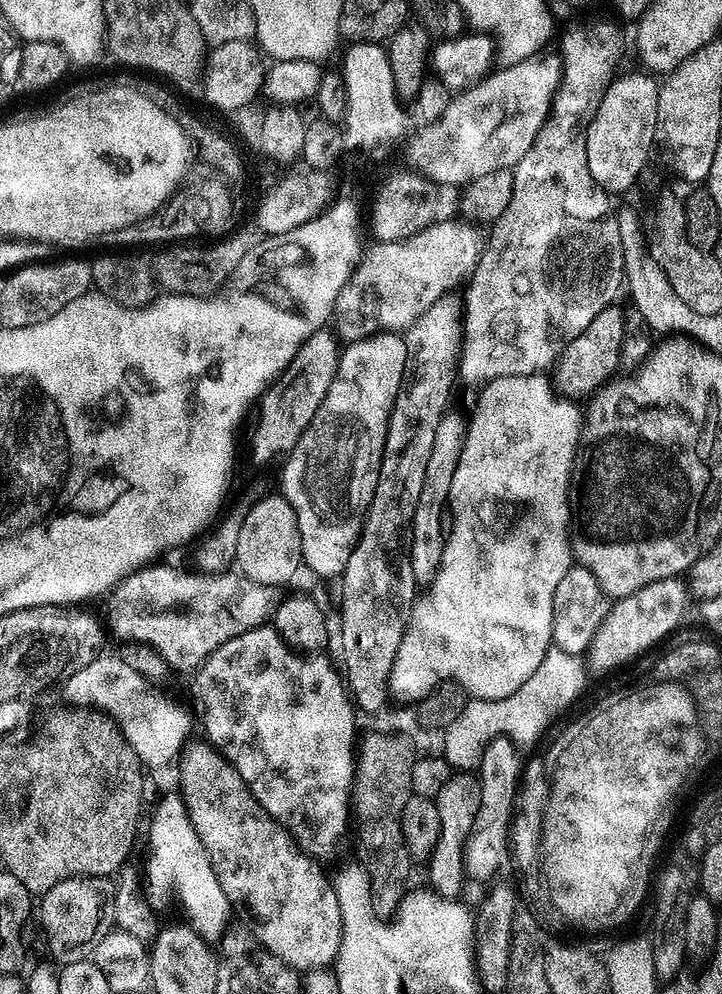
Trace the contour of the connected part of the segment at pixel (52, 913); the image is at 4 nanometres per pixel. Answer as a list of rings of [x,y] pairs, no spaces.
[[[75,876],[66,882],[58,882],[38,900],[38,916],[48,939],[48,948],[57,965],[87,960],[106,934],[117,927],[115,920],[116,887],[106,876]]]

